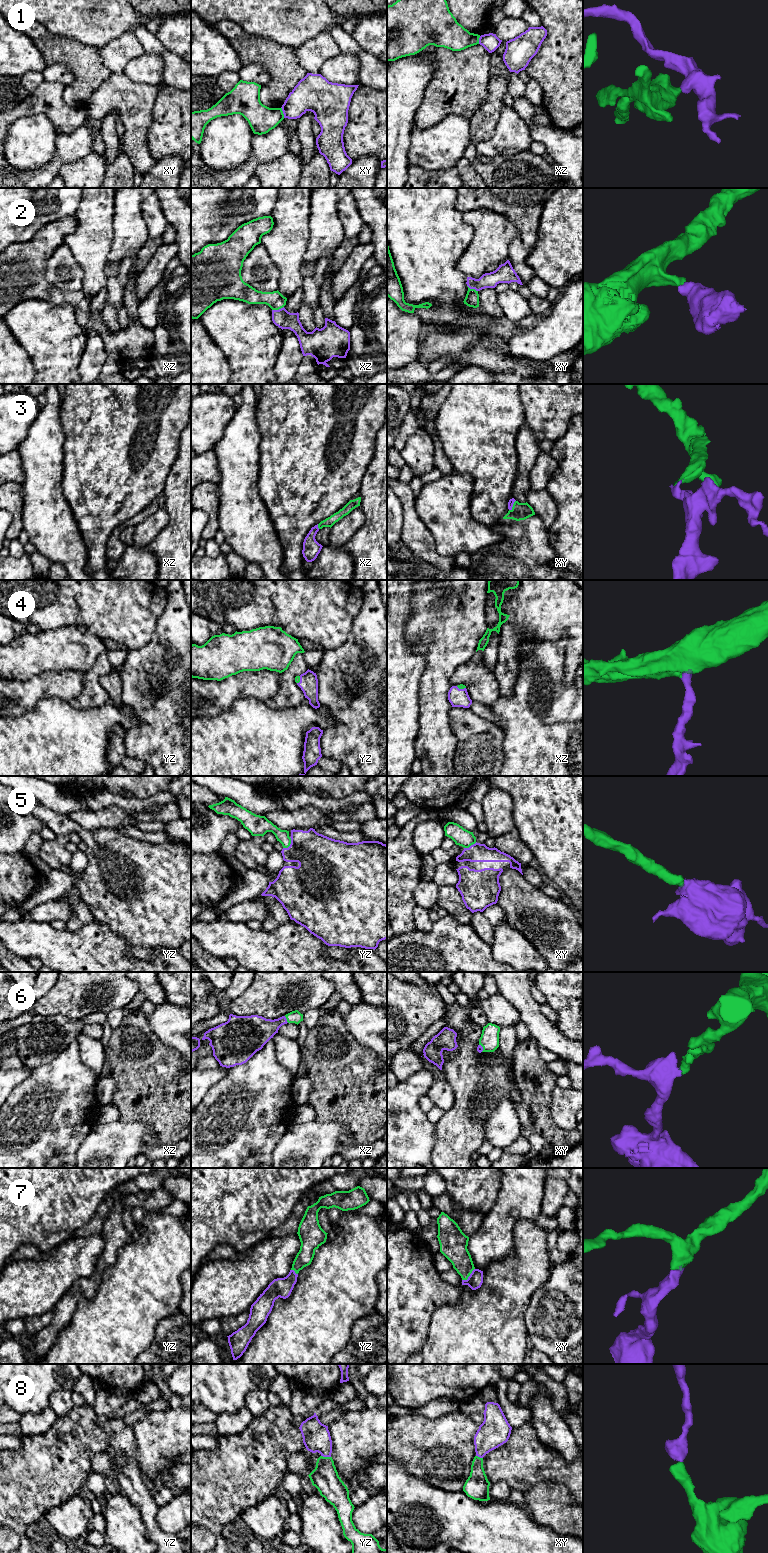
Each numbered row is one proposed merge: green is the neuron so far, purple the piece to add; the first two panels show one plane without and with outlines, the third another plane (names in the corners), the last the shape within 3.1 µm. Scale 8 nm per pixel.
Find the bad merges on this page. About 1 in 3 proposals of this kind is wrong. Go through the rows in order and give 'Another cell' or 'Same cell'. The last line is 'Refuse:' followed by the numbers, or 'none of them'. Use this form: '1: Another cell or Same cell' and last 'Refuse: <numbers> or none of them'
1: Another cell
2: Same cell
3: Same cell
4: Same cell
5: Same cell
6: Same cell
7: Same cell
8: Same cell
Refuse: 1

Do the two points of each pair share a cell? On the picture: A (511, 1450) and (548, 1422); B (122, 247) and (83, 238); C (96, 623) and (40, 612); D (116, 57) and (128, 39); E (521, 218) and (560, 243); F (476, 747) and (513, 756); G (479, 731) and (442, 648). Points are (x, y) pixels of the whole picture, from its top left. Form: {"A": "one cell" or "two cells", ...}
{"A": "two cells", "B": "two cells", "C": "one cell", "D": "one cell", "E": "two cells", "F": "two cells", "G": "two cells"}

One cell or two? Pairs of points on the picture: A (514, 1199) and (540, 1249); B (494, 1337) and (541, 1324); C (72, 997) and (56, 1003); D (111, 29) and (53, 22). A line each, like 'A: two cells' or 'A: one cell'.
A: two cells
B: two cells
C: one cell
D: one cell

